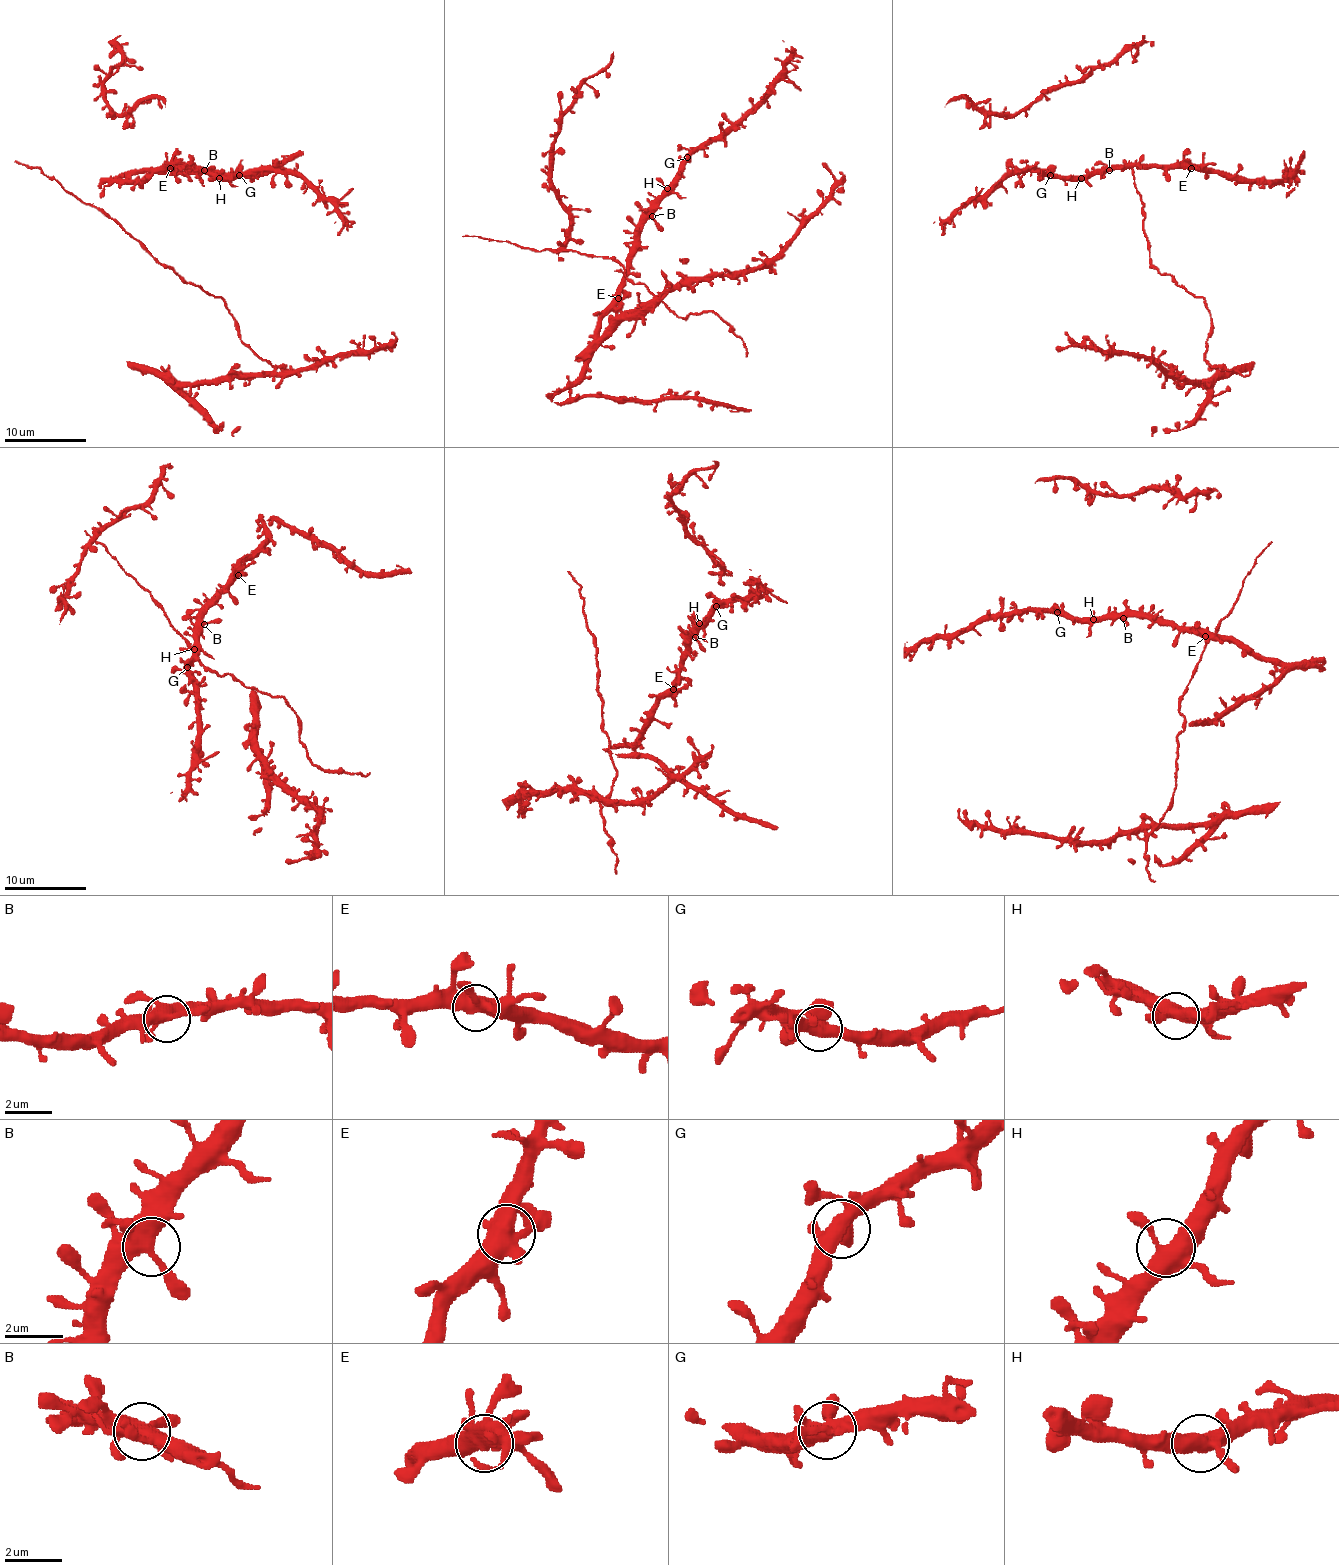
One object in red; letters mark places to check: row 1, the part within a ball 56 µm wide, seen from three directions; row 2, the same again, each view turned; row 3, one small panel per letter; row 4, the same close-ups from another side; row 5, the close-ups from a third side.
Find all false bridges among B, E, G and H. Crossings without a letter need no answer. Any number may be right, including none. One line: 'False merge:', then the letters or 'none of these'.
False merge: none of these

